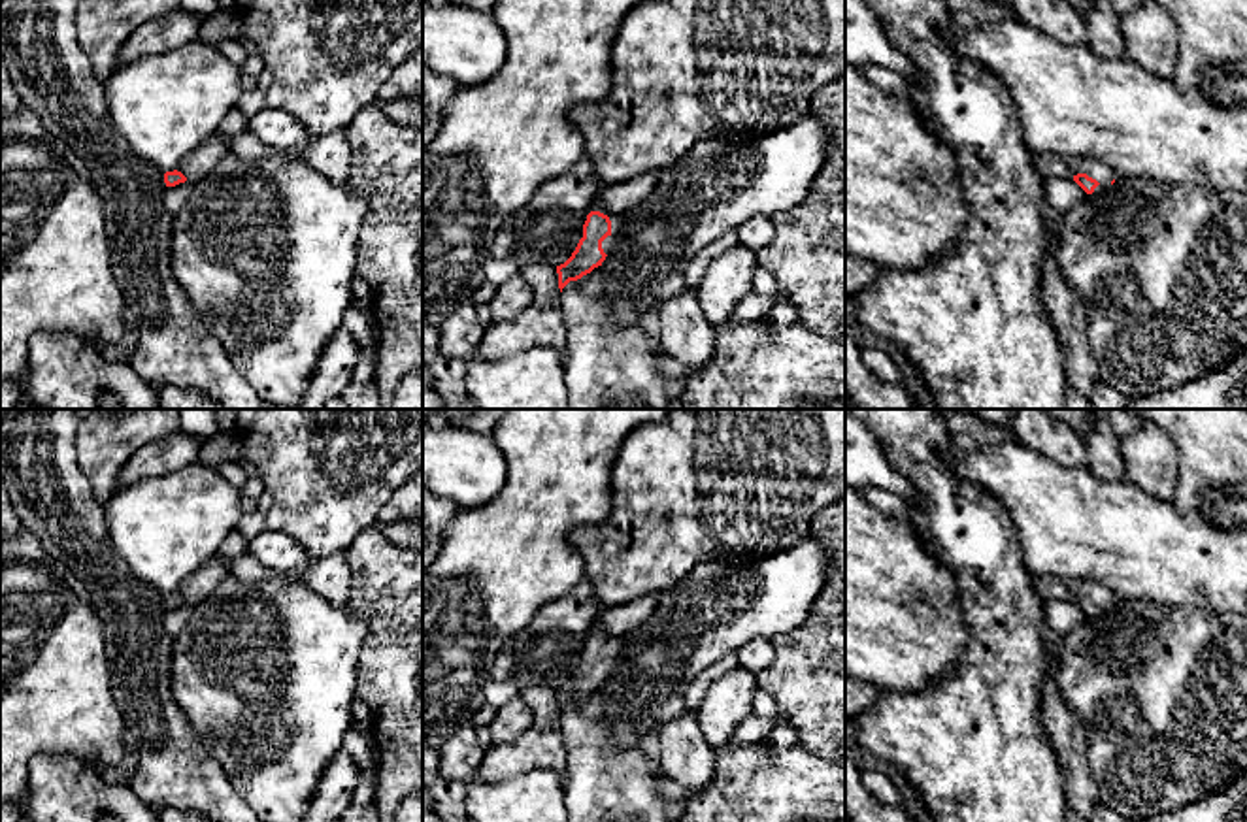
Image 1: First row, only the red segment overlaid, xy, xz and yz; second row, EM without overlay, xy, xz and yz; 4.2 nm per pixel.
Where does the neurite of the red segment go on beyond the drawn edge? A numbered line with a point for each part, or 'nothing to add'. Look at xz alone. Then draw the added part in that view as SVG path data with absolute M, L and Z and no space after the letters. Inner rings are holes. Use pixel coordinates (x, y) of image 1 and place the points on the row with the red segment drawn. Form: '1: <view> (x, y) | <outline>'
1: xz (608, 244) | M602 183L598 194L594 196L594 202L589 207L589 213L590 211L600 211L600 213L607 215L606 209L604 209L604 206L602 206L604 187L606 185ZM624 213L607 215L609 221L611 221L611 234L602 241L602 249L604 249L606 255L609 255L613 251L613 247L617 243L617 238L619 238L621 230L623 230L623 215Z

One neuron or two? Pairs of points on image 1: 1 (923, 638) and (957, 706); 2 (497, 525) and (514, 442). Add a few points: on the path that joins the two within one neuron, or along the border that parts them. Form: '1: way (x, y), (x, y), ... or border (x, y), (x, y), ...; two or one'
1: border (964, 640), (961, 660), (940, 681), (900, 690); two
2: way (517, 504), (517, 462); one

